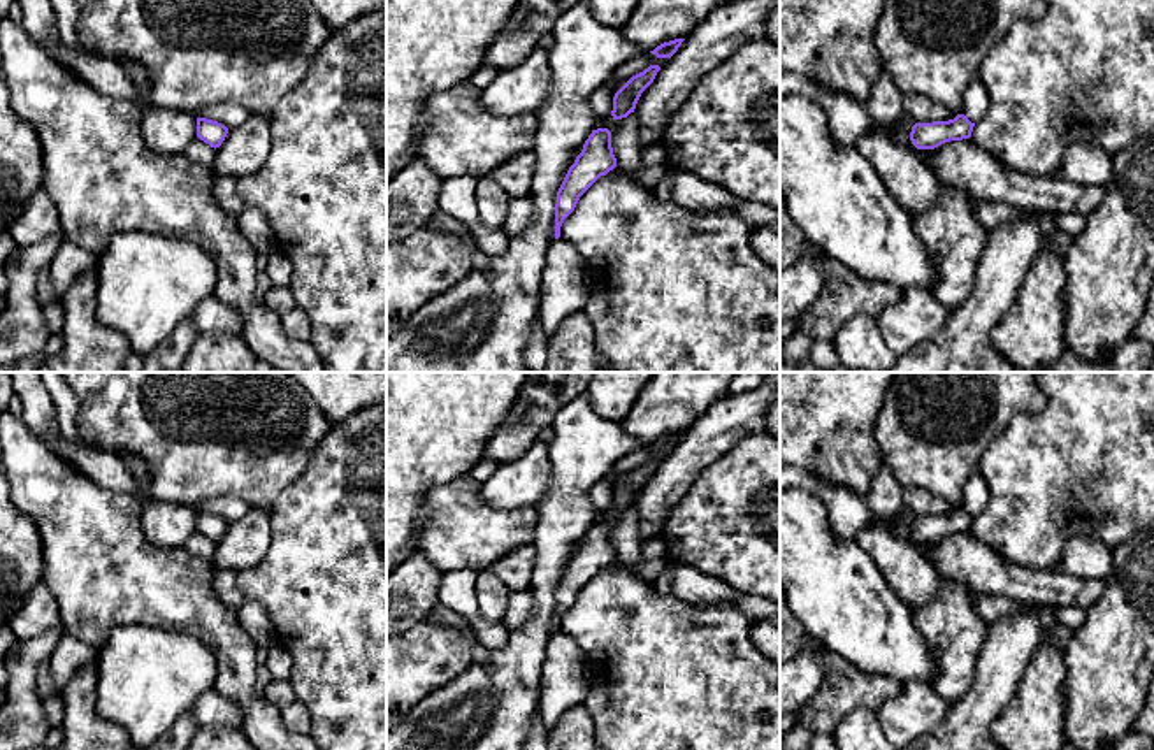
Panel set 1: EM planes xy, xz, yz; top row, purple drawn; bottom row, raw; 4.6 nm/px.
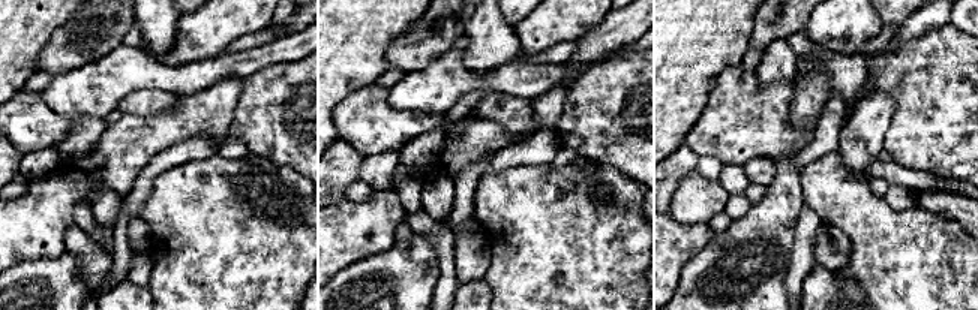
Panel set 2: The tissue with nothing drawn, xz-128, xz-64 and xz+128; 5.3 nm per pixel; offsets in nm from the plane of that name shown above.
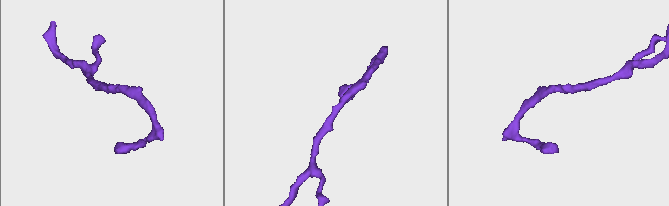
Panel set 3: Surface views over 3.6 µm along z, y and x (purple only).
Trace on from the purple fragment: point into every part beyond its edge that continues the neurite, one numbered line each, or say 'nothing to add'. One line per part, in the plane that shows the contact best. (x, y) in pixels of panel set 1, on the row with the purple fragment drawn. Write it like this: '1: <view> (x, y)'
nothing to add

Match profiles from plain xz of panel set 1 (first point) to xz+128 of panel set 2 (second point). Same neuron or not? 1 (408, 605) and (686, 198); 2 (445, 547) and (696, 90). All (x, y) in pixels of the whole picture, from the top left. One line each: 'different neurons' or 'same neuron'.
1: different neurons
2: different neurons

